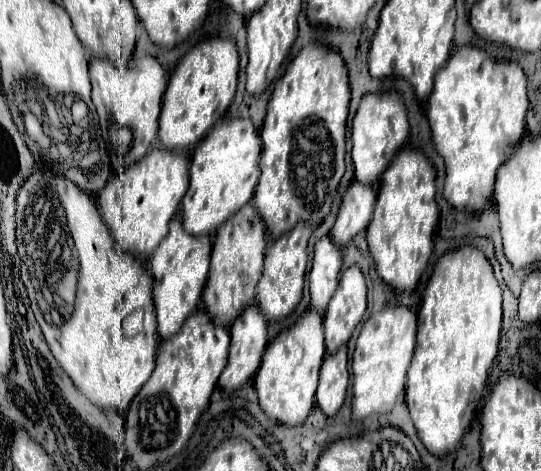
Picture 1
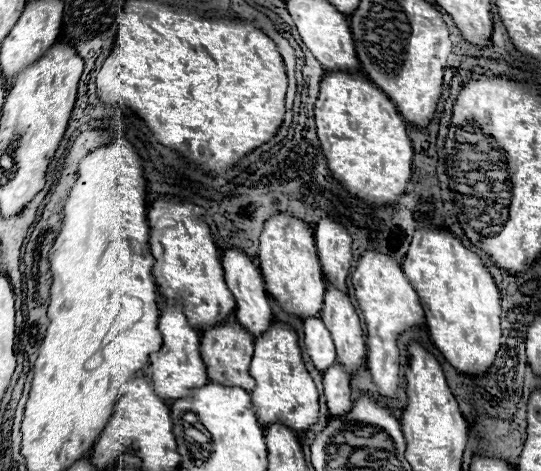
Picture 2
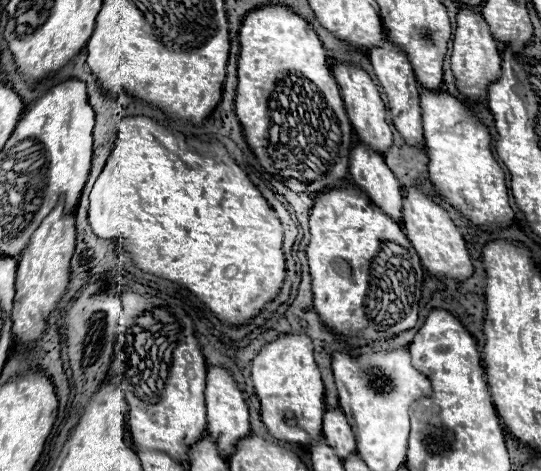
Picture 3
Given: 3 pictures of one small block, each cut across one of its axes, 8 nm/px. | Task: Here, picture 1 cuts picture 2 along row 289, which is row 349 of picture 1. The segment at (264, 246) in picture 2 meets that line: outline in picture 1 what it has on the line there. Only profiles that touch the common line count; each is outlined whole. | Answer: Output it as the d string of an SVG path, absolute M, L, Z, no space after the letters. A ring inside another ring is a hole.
M310 308L294 326L282 330L268 344L260 370L254 378L260 408L266 412L268 418L288 426L298 426L300 422L306 420L306 416L314 406L318 372L324 356L326 356L326 348L324 348L322 316Z

